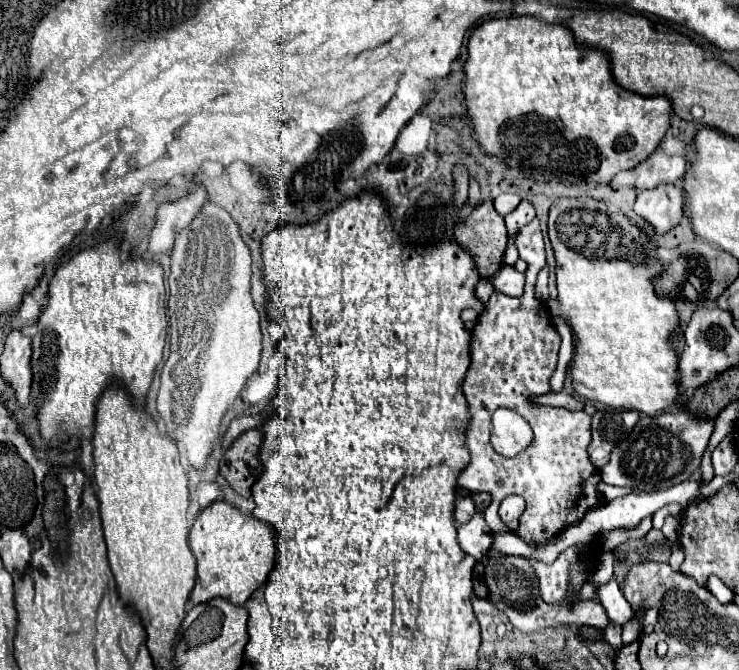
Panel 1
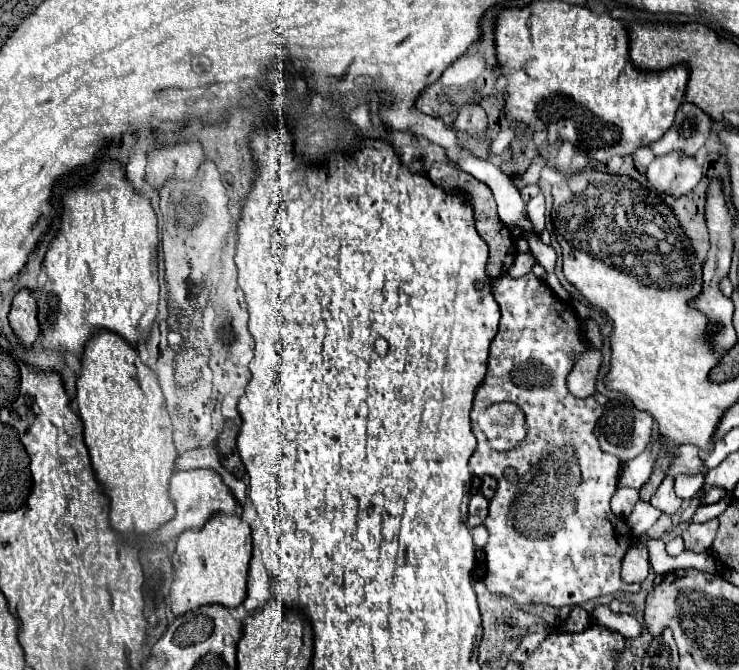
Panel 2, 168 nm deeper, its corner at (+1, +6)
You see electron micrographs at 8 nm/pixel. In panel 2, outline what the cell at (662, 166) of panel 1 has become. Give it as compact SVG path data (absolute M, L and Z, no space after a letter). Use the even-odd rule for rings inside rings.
M684 103L682 109L676 113L674 125L664 133L662 139L650 145L654 157L678 151L688 157L694 157L696 151L706 143L710 135L712 121L708 121L708 115L700 111L698 107Z

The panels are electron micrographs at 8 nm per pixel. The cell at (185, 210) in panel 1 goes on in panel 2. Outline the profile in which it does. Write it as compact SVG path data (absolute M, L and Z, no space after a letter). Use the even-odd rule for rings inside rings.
M198 141L184 145L152 149L146 165L148 183L160 193L168 181L192 181L204 161L204 151Z

